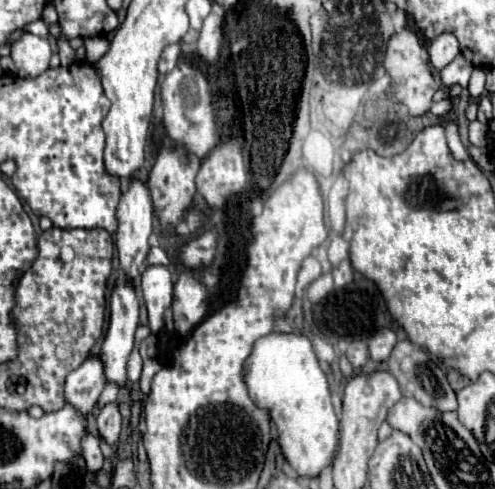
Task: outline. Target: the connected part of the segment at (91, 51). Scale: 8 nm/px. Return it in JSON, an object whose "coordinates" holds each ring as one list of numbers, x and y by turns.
{"coordinates":[[96,36,84,39,84,47,87,52,87,61,94,64,100,60,109,49,109,41,105,36]]}

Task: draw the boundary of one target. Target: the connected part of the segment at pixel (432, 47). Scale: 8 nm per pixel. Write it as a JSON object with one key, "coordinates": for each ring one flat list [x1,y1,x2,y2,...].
{"coordinates":[[441,34,429,44,429,58,433,68,443,70,457,54,459,54,459,42,453,34]]}

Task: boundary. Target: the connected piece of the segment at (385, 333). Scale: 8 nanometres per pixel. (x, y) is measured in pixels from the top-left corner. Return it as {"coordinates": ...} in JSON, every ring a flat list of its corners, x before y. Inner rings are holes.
{"coordinates":[[383,328,379,332,375,332,369,340,369,354,371,354,371,360,375,362,385,362,395,346,397,338,395,338,395,332]]}

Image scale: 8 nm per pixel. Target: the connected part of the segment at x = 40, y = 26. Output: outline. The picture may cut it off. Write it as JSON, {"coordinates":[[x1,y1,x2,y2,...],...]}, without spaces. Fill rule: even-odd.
{"coordinates":[[35,20,35,22,29,22,27,26,23,26,21,28,23,32,31,32,31,34,37,34,37,36,43,36,43,38,47,38,47,34,49,34,49,30,47,30,47,26,45,26,45,22,43,20]]}

